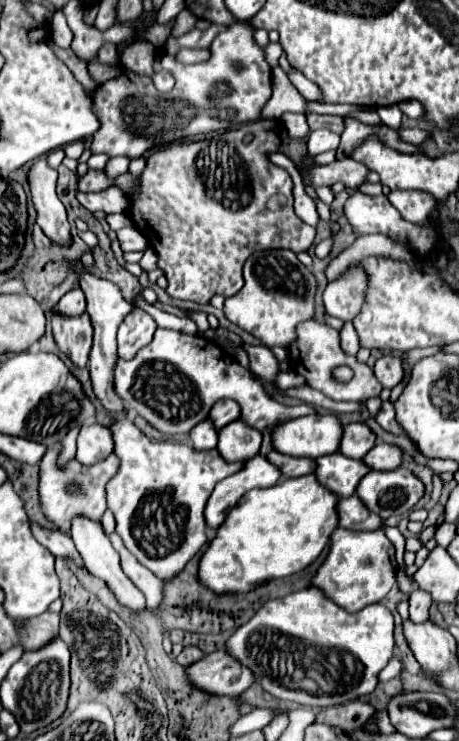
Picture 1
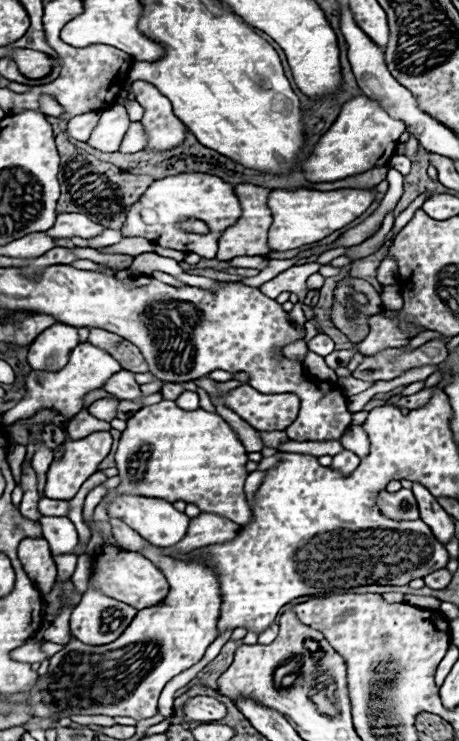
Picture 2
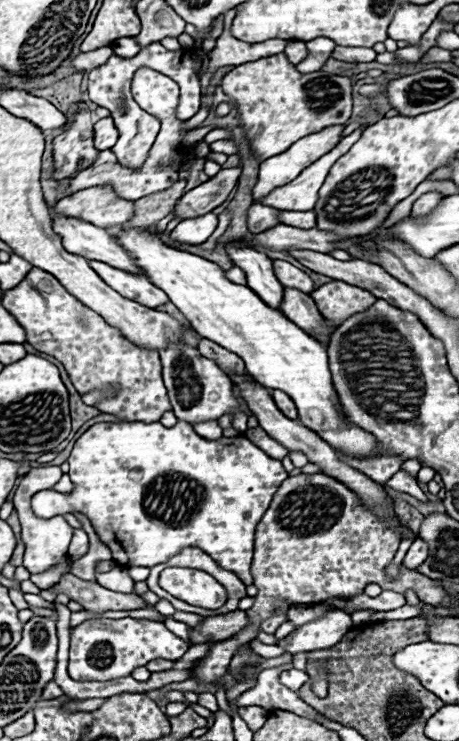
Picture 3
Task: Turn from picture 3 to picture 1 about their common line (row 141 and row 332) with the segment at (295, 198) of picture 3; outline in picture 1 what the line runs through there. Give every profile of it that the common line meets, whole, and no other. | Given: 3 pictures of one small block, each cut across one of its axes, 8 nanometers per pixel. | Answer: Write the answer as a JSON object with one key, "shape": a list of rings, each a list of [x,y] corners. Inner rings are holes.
{"shape":[[[346,322],[344,328],[340,330],[342,334],[342,346],[346,348],[344,352],[350,352],[350,354],[358,354],[360,350],[360,344],[358,344],[358,334],[354,334],[354,324]]]}

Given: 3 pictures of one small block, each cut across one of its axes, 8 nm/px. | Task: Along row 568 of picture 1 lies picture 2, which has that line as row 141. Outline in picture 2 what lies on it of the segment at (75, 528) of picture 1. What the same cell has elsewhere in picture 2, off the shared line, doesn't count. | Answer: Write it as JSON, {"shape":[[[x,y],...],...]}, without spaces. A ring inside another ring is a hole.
{"shape":[[[110,106],[100,114],[98,128],[94,128],[88,144],[102,152],[116,152],[130,126],[124,106]]]}

